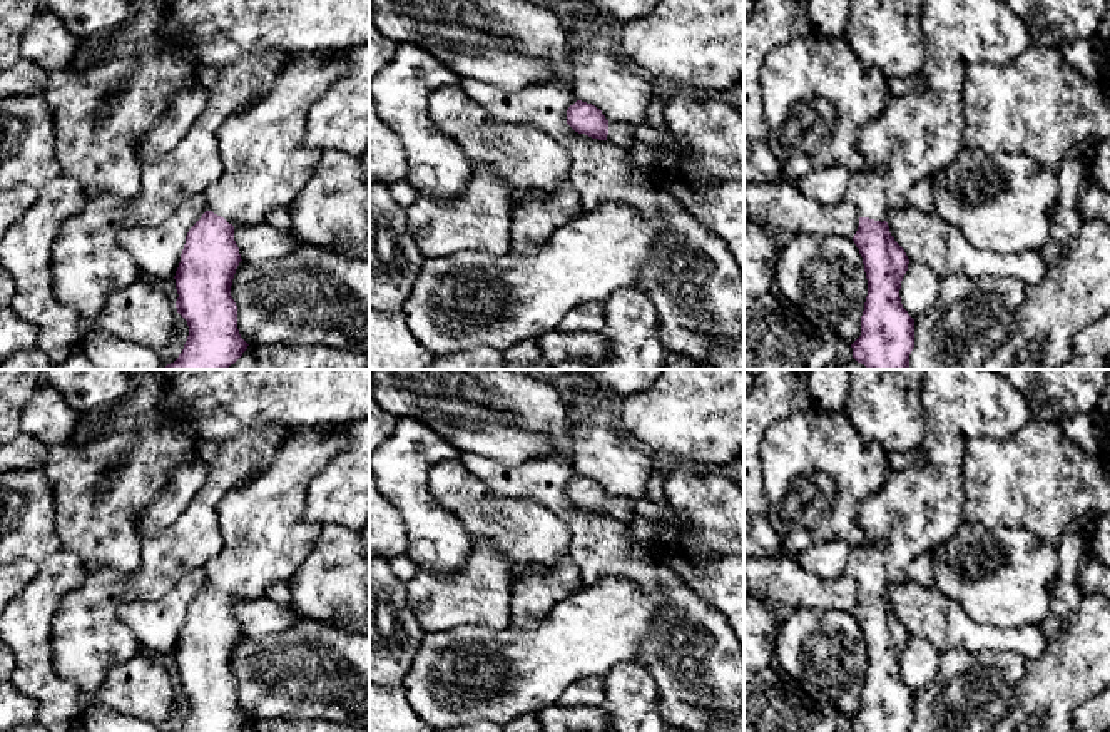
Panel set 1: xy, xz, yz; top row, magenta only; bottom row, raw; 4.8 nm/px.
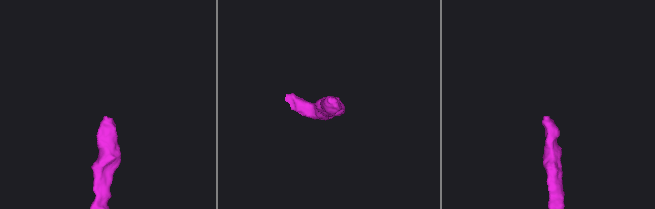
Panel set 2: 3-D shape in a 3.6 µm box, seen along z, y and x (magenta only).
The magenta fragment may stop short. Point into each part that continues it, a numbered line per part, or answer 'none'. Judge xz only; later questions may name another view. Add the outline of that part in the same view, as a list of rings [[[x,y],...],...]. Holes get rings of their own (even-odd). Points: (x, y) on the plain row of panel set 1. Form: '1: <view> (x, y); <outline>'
1: xz (619, 508); [[[608,495],[607,516],[615,520],[615,521],[622,521],[622,523],[629,525],[632,521],[632,518],[634,518],[632,503],[627,498],[610,496]]]

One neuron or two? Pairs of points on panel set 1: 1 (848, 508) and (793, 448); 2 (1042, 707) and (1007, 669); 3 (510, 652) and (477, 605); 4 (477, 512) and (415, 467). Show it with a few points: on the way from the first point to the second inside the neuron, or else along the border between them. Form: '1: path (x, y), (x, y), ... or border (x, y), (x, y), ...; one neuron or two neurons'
1: path (848, 488), (848, 483), (813, 448); one neuron
2: border (1028, 660), (1010, 699), (1010, 707), (1003, 714); two neurons
3: border (510, 624), (500, 629), (460, 624), (453, 629); two neurons
4: border (458, 457), (428, 477), (450, 510); two neurons

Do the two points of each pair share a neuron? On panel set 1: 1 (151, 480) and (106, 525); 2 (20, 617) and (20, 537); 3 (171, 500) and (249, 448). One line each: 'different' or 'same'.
1: same
2: different
3: different

